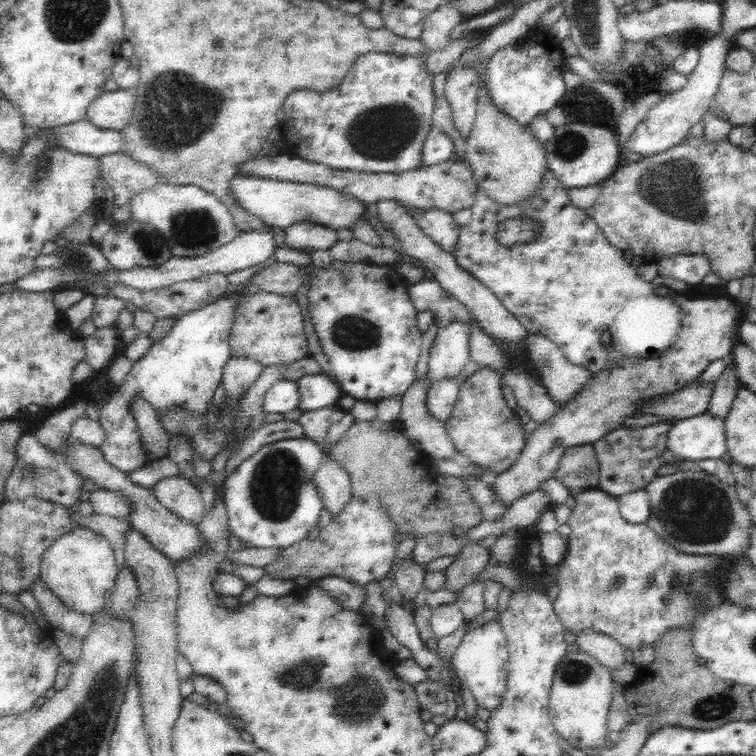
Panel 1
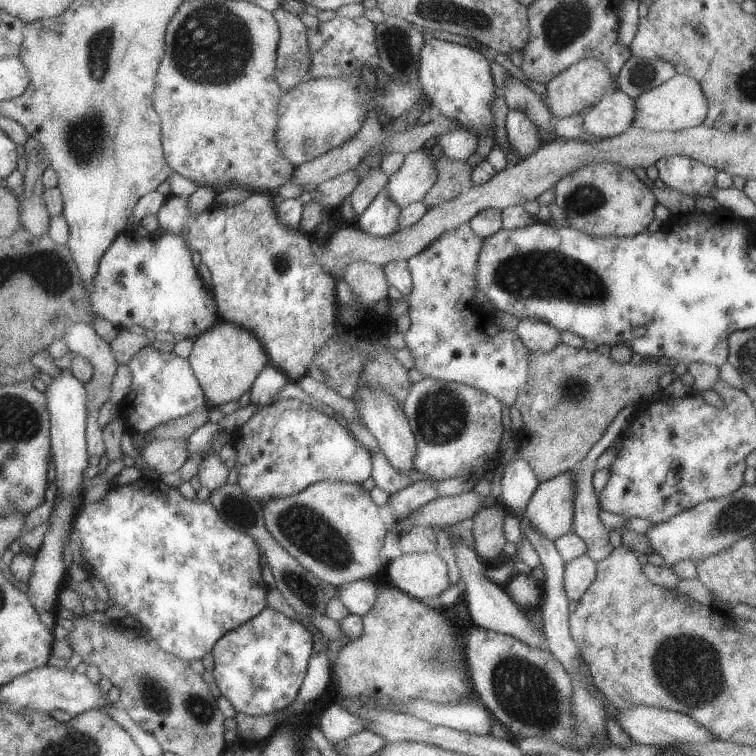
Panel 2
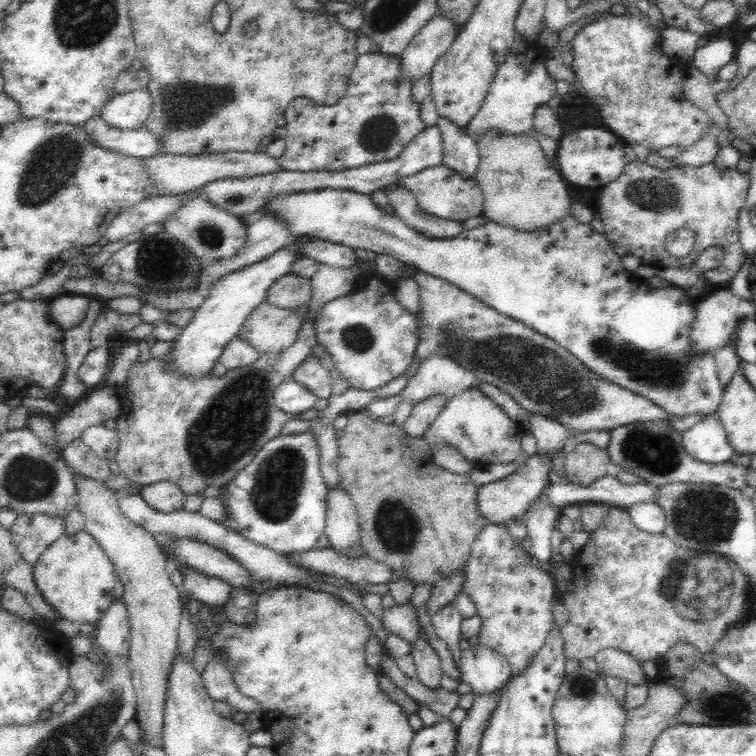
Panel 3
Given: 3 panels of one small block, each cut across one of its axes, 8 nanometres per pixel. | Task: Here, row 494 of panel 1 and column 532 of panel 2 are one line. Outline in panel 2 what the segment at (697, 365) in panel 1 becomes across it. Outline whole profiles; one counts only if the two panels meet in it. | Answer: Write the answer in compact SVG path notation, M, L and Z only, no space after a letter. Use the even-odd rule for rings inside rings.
M568 471L537 486L524 518L550 540L573 530L575 517L575 472Z

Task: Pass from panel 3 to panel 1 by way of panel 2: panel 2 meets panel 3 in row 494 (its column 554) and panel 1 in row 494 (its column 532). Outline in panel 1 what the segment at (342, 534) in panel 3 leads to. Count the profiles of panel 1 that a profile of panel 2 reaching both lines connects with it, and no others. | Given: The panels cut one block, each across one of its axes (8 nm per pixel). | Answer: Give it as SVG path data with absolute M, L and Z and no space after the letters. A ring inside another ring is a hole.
M324 455L313 481L323 507L331 514L331 518L336 518L352 497L348 472L337 464L332 456Z

